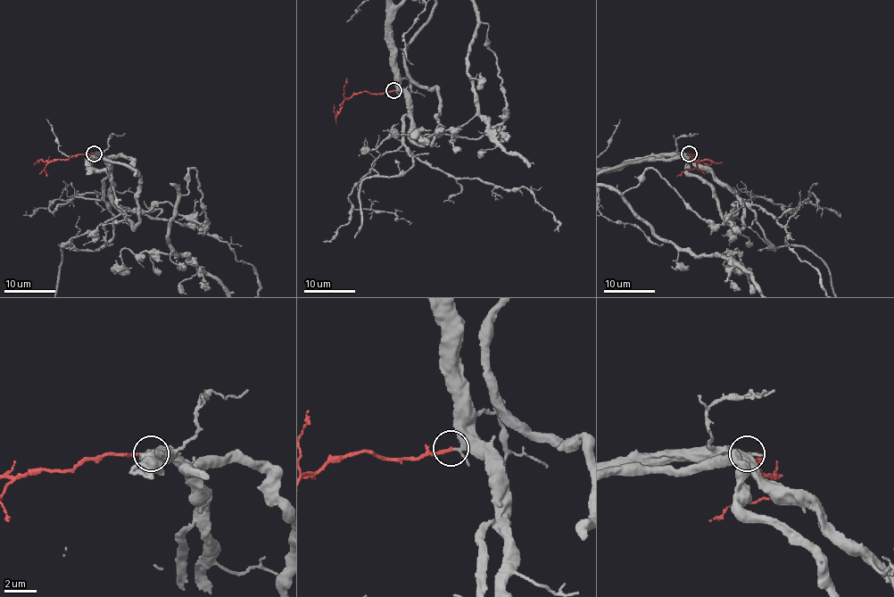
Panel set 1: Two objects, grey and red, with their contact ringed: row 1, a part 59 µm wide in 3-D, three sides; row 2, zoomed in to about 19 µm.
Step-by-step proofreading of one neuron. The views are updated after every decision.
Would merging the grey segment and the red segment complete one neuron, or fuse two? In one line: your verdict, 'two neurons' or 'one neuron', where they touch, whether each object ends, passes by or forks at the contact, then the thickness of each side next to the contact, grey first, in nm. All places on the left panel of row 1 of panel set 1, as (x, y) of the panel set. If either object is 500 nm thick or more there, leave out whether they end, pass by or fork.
one neuron; at (94, 153); grey passes by; red ends there; 240 nm thick on the grey side, 240 nm on the other

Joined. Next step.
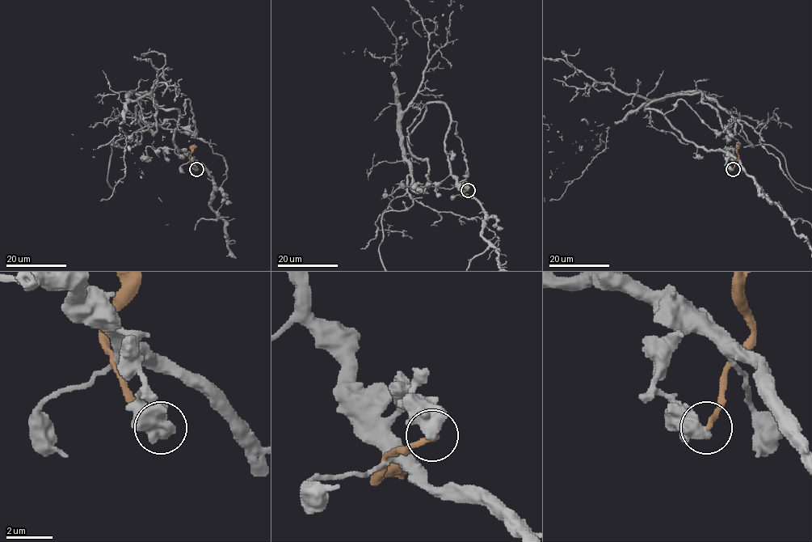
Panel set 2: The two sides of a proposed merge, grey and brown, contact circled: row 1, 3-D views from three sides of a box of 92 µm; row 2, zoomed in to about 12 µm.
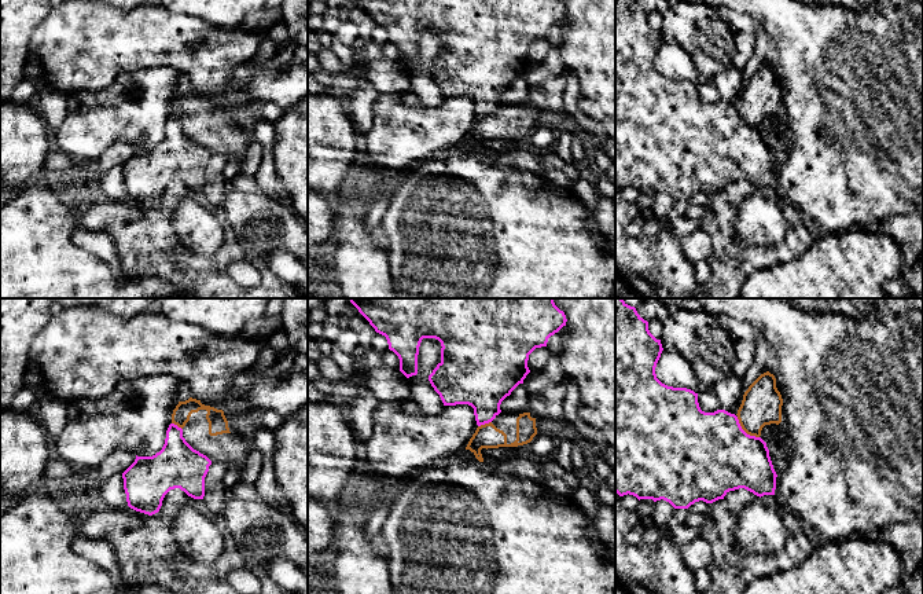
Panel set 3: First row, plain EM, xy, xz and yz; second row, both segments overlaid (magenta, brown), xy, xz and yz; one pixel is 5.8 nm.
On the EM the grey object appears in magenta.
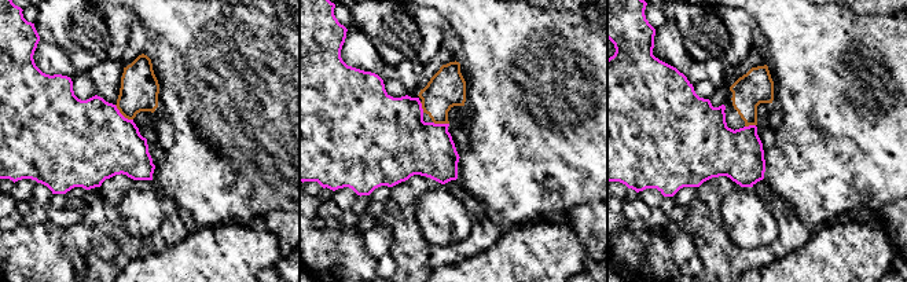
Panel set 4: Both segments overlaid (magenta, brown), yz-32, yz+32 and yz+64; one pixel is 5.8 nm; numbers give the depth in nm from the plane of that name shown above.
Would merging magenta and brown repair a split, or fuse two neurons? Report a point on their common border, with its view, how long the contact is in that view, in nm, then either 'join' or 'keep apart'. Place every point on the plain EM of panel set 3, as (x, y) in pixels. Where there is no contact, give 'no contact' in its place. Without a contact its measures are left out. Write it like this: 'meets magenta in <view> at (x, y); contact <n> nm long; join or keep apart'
meets magenta in yz at (743, 123); contact 180 nm long; keep apart

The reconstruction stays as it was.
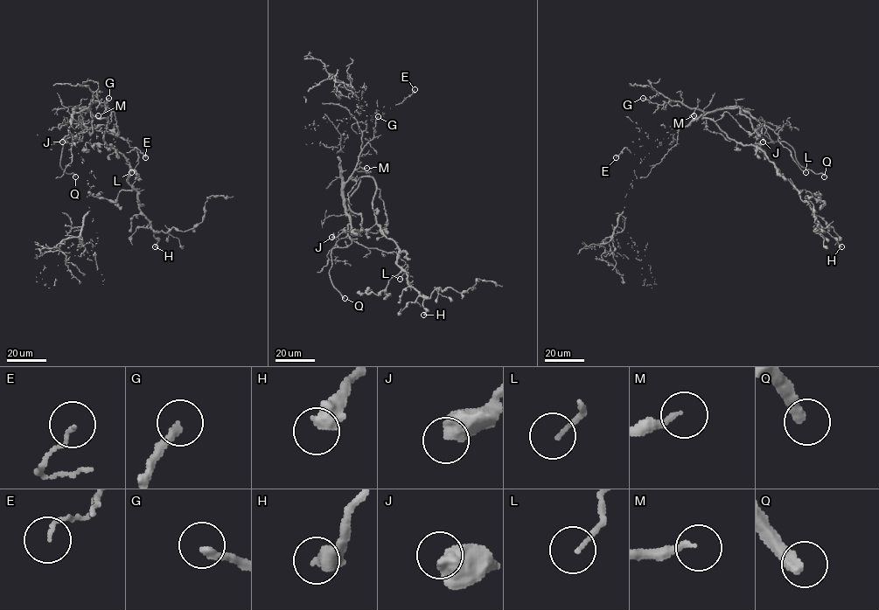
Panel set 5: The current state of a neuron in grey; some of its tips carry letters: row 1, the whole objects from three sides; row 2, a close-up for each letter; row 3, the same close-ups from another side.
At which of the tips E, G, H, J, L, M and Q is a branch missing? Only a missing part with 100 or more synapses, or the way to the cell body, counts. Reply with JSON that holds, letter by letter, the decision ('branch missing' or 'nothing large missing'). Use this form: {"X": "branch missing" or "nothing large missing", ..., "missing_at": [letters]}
{"E": "nothing large missing", "G": "nothing large missing", "H": "nothing large missing", "J": "nothing large missing", "L": "nothing large missing", "M": "nothing large missing", "Q": "branch missing", "missing_at": ["Q"]}

